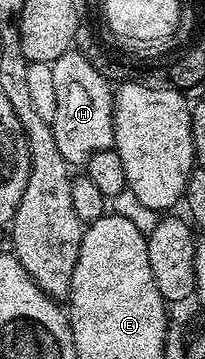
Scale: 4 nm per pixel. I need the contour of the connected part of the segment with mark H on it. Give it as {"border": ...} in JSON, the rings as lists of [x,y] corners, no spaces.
{"border":[[[70,51],[59,55],[59,59],[52,61],[53,74],[55,75],[55,119],[51,122],[52,129],[55,137],[55,144],[59,147],[59,153],[65,161],[68,162],[70,166],[75,167],[75,165],[80,166],[82,163],[89,160],[91,155],[95,155],[99,151],[104,149],[114,148],[113,143],[113,95],[115,92],[114,86],[111,84],[108,77],[105,77],[103,74],[95,68],[92,60],[86,57],[84,53],[80,51]]]}

